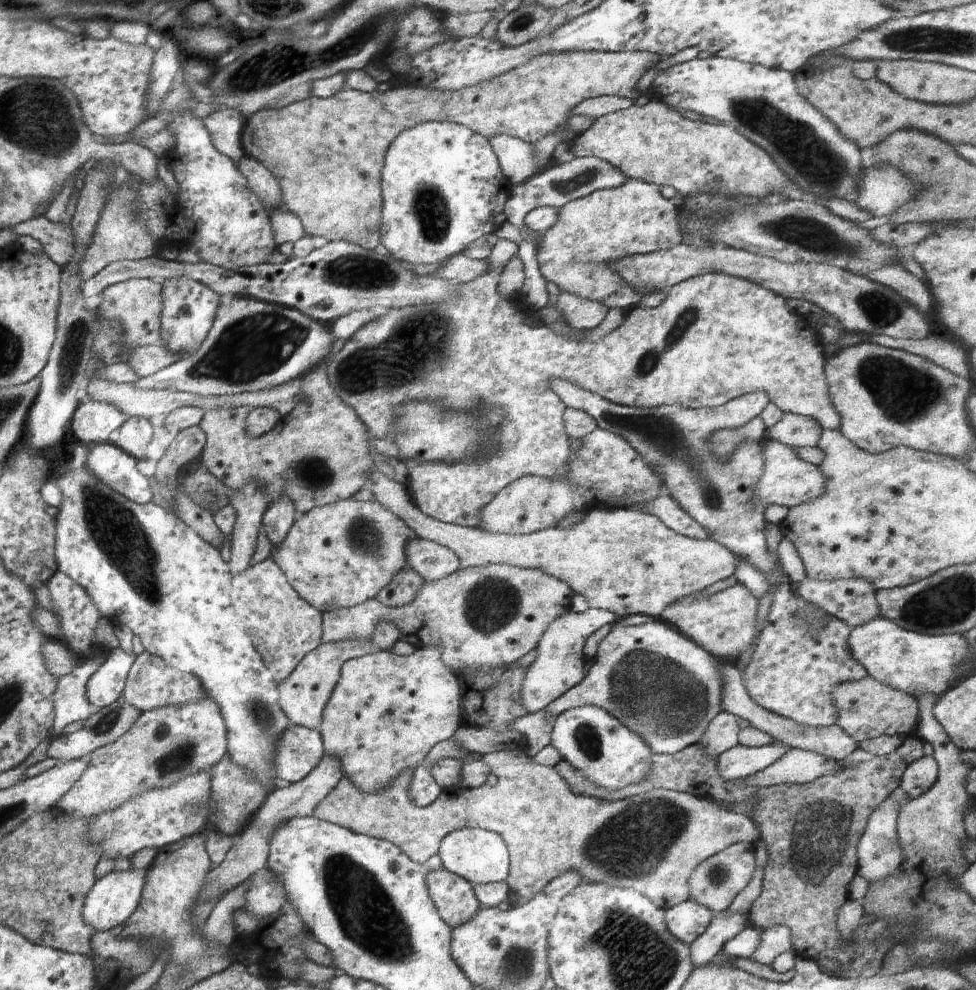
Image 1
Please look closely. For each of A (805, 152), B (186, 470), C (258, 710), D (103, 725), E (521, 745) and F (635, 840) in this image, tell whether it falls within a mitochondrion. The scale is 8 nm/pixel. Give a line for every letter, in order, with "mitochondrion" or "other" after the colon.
A: mitochondrion
B: other
C: mitochondrion
D: mitochondrion
E: other
F: mitochondrion

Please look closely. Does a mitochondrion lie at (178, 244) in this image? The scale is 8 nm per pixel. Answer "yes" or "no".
no

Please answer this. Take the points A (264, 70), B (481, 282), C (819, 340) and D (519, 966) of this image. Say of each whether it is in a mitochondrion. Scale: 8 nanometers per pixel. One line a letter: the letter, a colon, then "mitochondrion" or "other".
A: mitochondrion
B: other
C: other
D: mitochondrion

